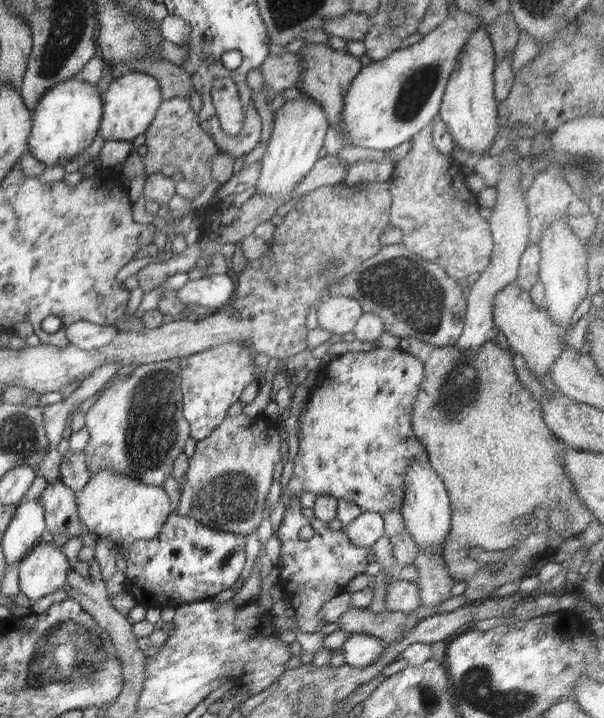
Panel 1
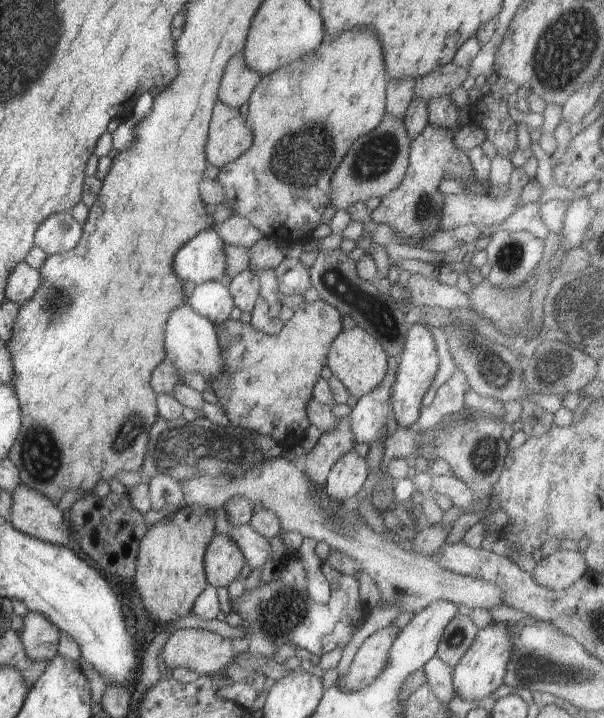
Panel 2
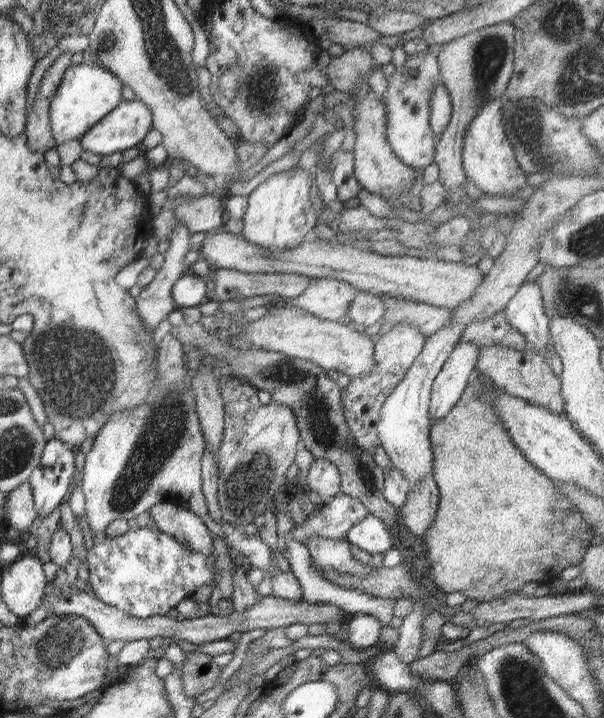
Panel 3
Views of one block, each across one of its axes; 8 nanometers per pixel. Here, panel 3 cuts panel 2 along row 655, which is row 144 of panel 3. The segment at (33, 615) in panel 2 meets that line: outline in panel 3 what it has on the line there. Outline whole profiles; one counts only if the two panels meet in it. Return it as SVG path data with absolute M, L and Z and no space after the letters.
M62 52L54 62L54 65L43 75L41 86L36 93L34 105L27 111L27 123L25 135L28 138L28 146L36 152L45 153L56 147L54 135L50 131L50 103L62 76L71 66L71 52Z

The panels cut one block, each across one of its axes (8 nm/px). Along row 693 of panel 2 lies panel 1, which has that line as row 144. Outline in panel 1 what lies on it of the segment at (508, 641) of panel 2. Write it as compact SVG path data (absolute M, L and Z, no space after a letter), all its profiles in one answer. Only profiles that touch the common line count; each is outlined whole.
M474 28L466 44L462 46L462 52L458 52L456 57L458 63L448 78L438 118L446 123L455 146L470 154L484 156L496 138L496 128L500 119L500 106L494 97L495 52L485 29Z

